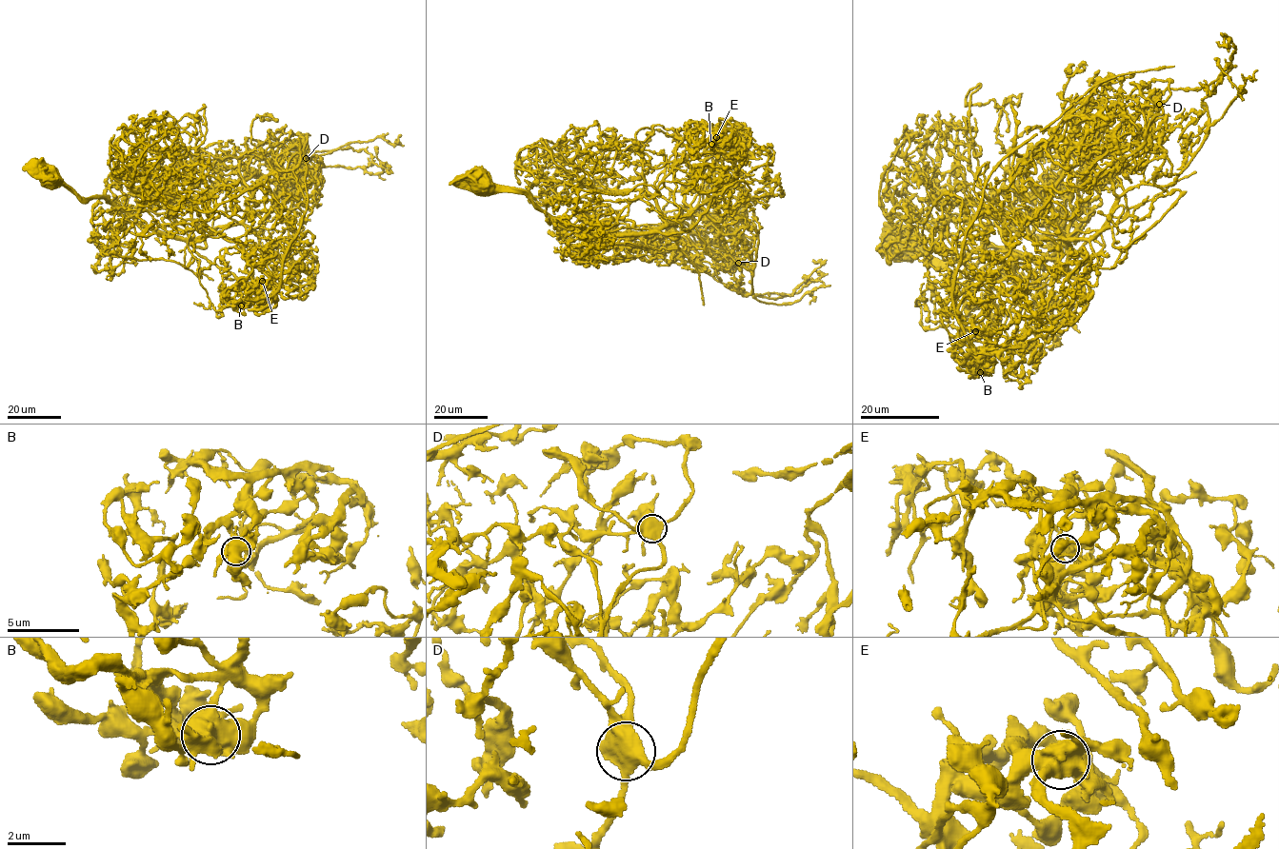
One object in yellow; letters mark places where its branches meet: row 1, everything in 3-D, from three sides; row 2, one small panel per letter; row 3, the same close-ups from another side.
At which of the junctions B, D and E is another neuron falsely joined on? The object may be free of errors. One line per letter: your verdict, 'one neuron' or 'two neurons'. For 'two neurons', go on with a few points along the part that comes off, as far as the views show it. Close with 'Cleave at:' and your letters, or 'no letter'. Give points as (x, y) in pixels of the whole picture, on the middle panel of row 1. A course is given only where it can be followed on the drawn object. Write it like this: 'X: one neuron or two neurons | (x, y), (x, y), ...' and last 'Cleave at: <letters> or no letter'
B: one neuron
D: one neuron
E: two neurons | (716, 138), (731, 127), (725, 119), (718, 121), (722, 133), (711, 155), (711, 203), (725, 262), (734, 274)
Cleave at: E

